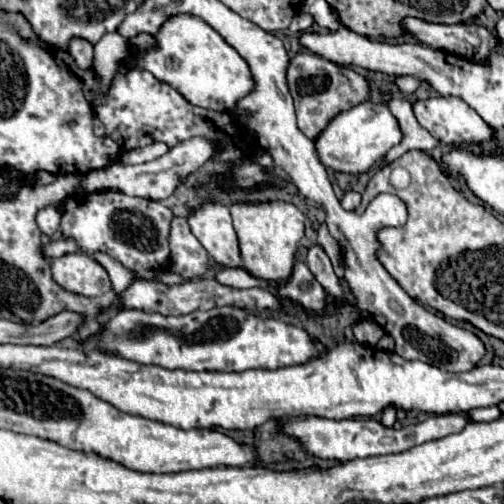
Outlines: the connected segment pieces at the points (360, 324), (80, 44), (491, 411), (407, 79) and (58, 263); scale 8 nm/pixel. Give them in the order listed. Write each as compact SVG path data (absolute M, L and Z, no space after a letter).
M361 318L353 324L353 334L357 338L359 344L369 344L369 346L377 346L379 338L385 334L385 330L371 318Z
M71 40L69 44L69 54L75 60L77 68L81 68L83 72L93 70L93 46L87 40Z
M489 406L489 408L475 408L473 412L469 412L471 422L491 422L497 420L501 416L501 410L497 406Z
M401 76L401 78L395 80L395 84L397 84L399 90L403 90L403 92L415 92L417 86L421 84L421 80L415 78L415 76Z
M83 252L65 254L51 262L53 280L67 292L81 296L103 296L111 290L109 276L101 264Z

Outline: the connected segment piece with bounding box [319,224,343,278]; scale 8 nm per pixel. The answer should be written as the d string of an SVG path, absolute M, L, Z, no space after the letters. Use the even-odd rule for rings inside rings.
M325 224L319 228L319 246L325 250L325 254L331 258L335 274L341 278L343 276L343 258L341 258L341 250L337 246L337 242L329 236L329 230L325 228Z

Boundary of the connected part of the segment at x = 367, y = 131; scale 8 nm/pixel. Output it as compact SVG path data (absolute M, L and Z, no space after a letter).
M363 102L349 112L341 112L333 124L329 124L329 128L325 128L325 132L321 132L321 136L315 140L315 148L327 168L333 168L337 172L363 174L401 140L403 132L391 110L385 104Z

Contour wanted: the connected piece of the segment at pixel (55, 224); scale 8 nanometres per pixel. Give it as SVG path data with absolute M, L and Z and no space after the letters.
M49 204L45 208L41 208L37 212L37 226L43 234L47 236L53 236L59 228L59 220L61 220L61 210L59 210L59 204Z

